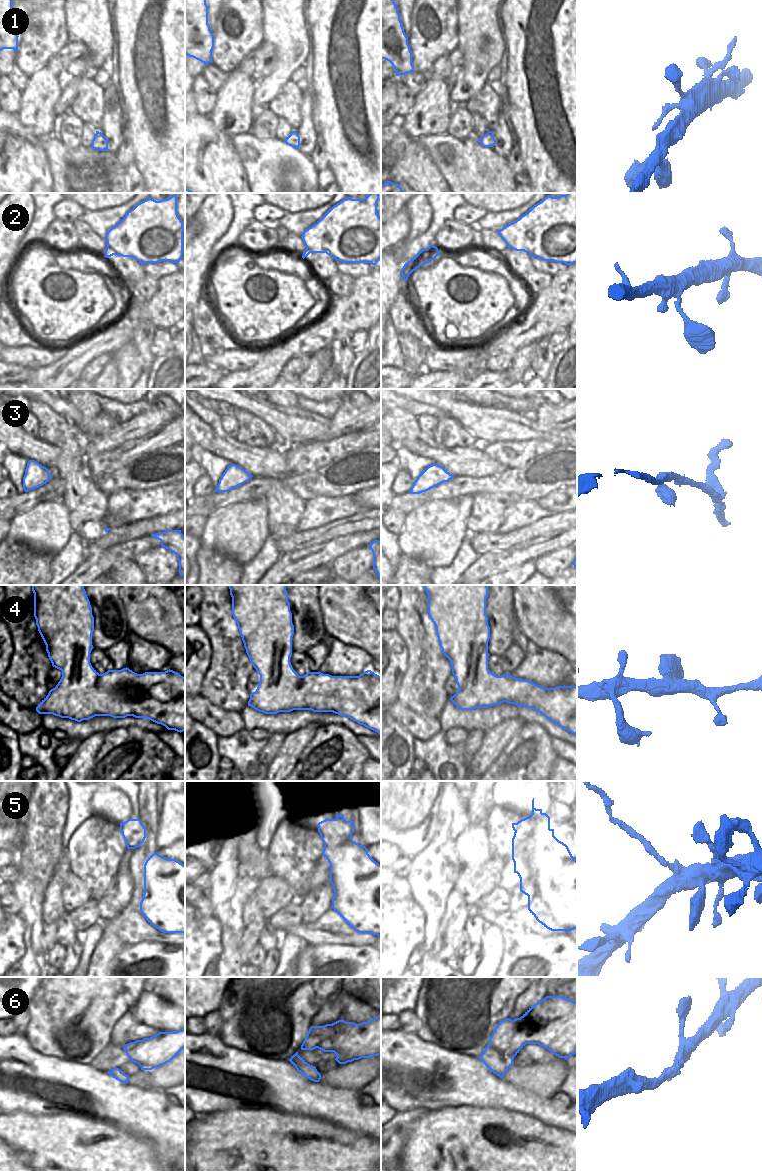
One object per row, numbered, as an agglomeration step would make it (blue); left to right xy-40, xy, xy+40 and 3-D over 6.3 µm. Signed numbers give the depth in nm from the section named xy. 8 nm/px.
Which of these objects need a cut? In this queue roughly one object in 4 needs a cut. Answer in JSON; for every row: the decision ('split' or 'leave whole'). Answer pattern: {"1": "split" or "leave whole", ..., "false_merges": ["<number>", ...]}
{"1": "leave whole", "2": "leave whole", "3": "leave whole", "4": "leave whole", "5": "split", "6": "leave whole", "false_merges": ["5"]}

